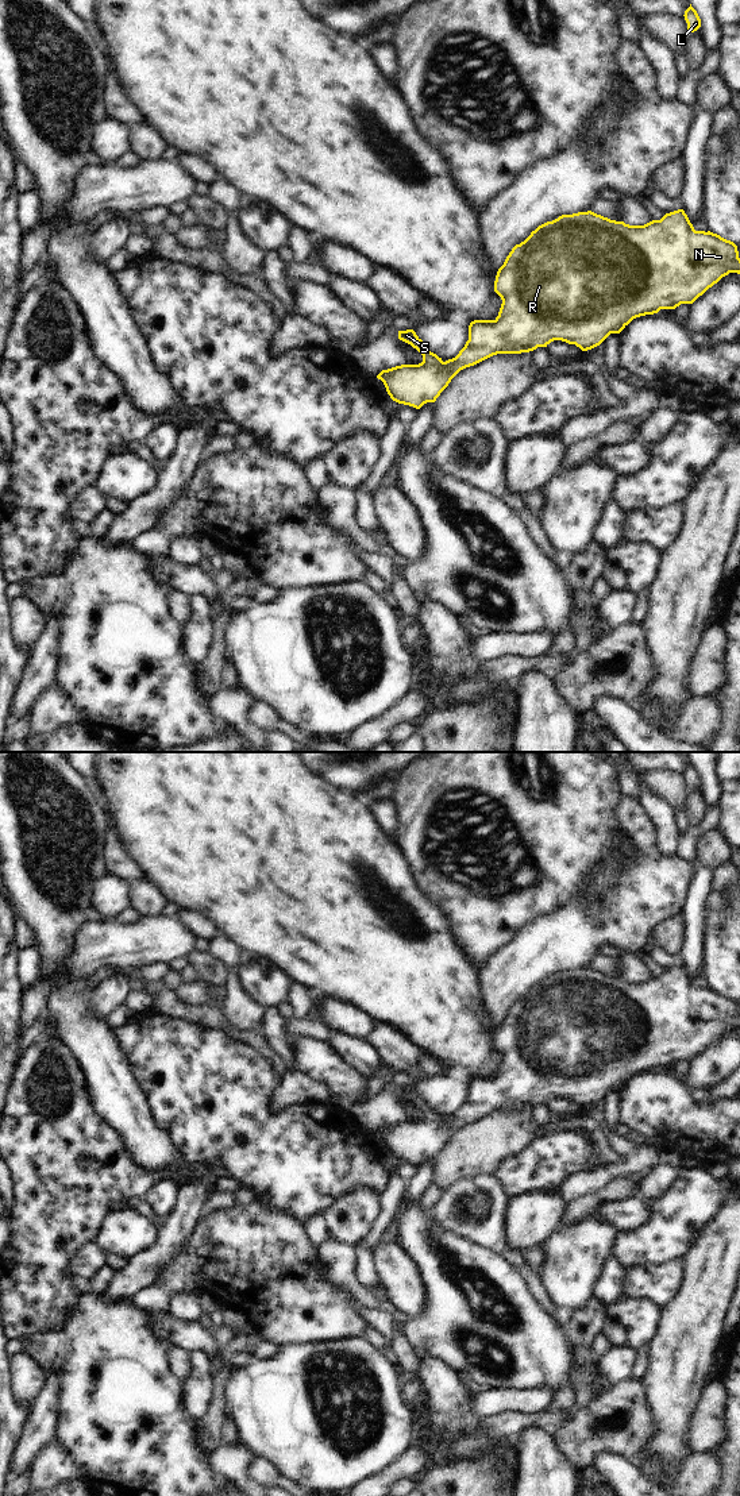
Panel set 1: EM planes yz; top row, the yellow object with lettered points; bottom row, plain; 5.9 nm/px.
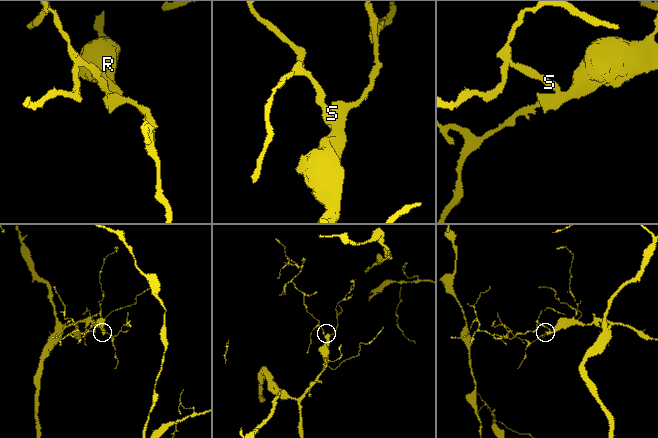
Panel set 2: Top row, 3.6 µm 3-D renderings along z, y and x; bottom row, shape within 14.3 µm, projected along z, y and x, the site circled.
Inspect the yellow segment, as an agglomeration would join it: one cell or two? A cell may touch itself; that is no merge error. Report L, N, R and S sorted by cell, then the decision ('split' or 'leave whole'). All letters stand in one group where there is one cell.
groups L N R S; leave whole

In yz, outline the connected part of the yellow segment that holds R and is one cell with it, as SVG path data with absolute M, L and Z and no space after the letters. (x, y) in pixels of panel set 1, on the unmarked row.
M683 965L666 969L660 976L644 982L629 982L591 967L562 971L539 982L512 1005L494 1037L494 1048L502 1056L498 1072L494 1076L471 1077L469 1096L455 1114L443 1118L413 1086L398 1087L398 1095L416 1104L423 1111L423 1118L382 1126L377 1134L384 1138L393 1157L420 1165L427 1158L435 1158L460 1126L493 1111L529 1108L547 1103L554 1096L575 1100L582 1107L591 1106L610 1090L620 1090L636 1073L693 1060L729 1029L740 1030L737 1002L710 987L695 987Z

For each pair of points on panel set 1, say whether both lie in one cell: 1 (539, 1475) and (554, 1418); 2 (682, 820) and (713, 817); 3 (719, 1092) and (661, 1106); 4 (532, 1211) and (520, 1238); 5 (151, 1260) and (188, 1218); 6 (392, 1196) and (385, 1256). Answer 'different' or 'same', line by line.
1: different
2: different
3: different
4: same
5: same
6: different

